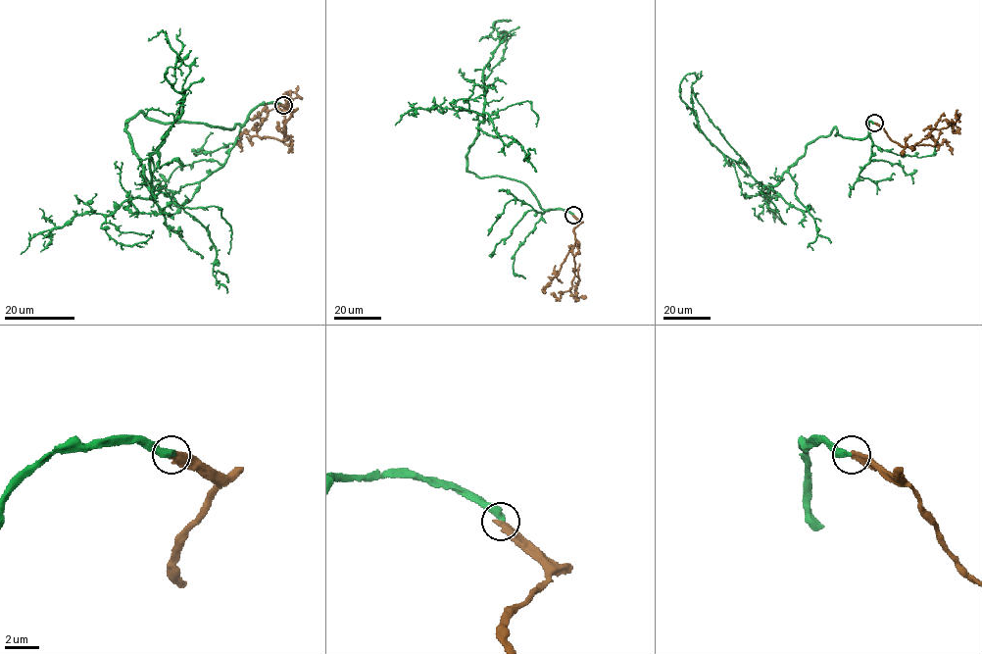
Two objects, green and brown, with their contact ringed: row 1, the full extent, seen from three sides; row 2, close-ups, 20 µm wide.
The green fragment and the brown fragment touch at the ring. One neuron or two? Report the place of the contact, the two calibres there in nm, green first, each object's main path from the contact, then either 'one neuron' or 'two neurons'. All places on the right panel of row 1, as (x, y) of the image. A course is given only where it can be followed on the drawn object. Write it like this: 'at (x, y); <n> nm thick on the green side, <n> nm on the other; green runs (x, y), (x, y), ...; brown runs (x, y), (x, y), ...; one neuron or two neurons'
at (874, 123); 440 nm thick on the green side, 420 nm on the other; green runs (874, 123), (863, 138), (835, 127), (819, 136), (761, 185), (699, 127), (679, 91), (688, 74), (697, 78); brown runs (875, 123), (890, 138), (908, 147), (933, 129), (950, 125), (953, 133), (957, 131), (953, 132); two neurons

